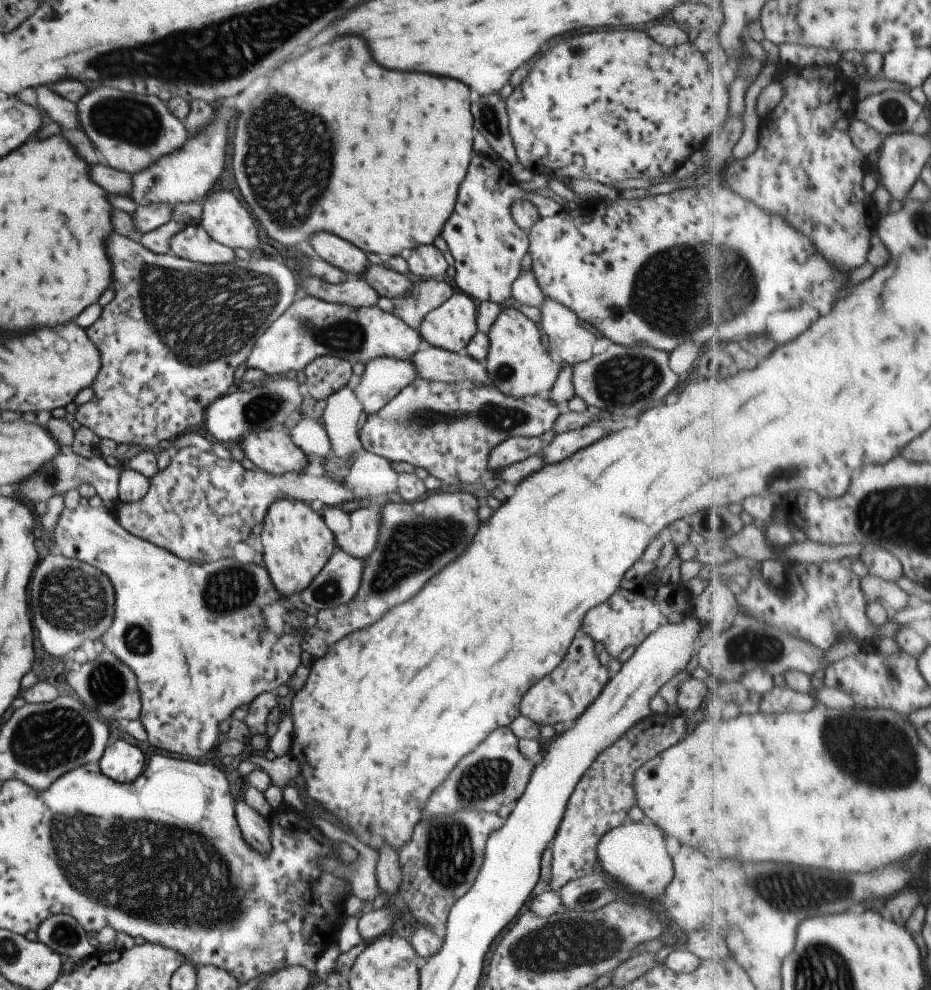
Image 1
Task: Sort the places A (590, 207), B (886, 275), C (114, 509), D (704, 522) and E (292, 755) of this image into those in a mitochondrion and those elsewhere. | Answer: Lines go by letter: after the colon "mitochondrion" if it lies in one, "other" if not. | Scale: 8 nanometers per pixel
A: other
B: other
C: other
D: other
E: other

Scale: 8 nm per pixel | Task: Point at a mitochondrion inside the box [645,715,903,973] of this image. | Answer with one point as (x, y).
(811, 891)

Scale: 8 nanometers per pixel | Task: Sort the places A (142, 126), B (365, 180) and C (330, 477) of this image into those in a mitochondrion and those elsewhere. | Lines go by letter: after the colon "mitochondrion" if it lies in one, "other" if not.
A: mitochondrion
B: other
C: other

